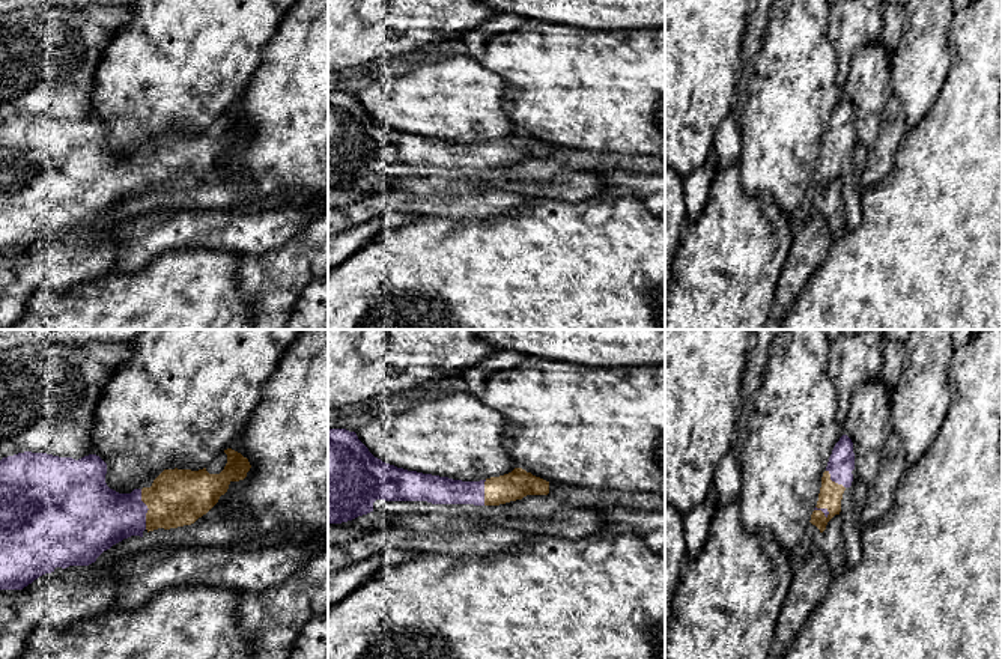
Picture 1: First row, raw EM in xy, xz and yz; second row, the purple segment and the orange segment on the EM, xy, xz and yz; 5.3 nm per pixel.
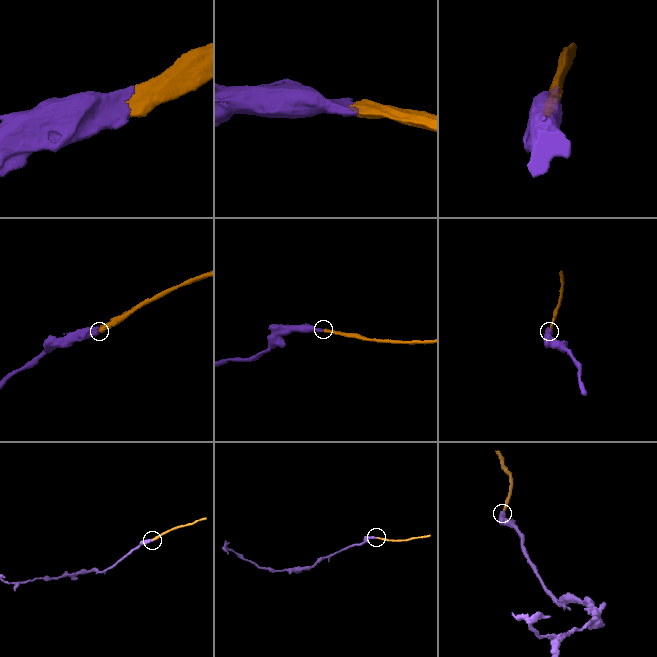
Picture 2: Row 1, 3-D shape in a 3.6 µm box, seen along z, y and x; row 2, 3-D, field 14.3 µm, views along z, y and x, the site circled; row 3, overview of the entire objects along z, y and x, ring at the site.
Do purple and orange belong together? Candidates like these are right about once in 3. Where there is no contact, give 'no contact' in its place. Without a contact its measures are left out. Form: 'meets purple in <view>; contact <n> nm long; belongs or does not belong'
meets purple in xy; contact 220 nm long; belongs

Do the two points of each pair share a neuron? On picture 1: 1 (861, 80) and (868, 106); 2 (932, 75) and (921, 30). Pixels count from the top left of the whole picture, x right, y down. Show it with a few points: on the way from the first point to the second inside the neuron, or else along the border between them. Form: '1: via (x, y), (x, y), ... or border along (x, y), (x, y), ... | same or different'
1: via (867, 86), (868, 100) | same
2: via (924, 65), (924, 41) | same

